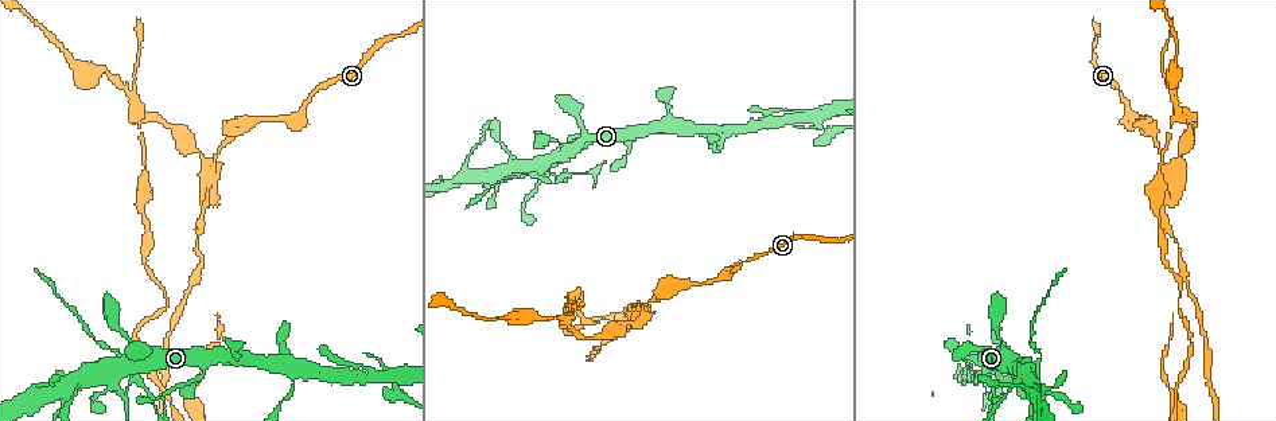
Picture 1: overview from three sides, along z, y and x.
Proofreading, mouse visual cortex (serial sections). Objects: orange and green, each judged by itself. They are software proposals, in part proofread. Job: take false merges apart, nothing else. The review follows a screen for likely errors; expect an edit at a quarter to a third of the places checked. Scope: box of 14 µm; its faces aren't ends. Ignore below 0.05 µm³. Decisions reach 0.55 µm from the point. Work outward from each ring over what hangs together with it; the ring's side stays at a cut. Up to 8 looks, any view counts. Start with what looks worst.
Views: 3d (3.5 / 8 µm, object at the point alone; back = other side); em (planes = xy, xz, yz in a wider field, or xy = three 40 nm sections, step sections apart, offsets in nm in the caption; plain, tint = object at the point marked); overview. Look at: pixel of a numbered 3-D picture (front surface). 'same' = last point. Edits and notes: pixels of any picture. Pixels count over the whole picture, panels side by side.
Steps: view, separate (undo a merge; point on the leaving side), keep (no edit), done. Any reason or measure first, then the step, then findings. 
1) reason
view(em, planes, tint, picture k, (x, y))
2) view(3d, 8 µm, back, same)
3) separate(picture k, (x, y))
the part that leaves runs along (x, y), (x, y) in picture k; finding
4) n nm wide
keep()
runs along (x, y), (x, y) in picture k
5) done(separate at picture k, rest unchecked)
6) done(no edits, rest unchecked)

sharp bend
view(3d, 3.5 µm, picture 1, (1133, 117))

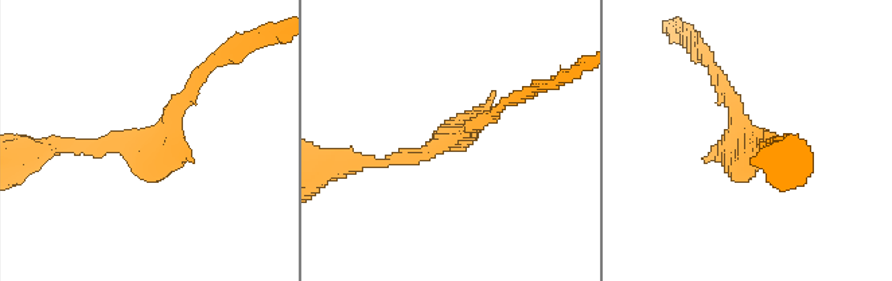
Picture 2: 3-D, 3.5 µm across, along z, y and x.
need the tissue
view(em, xy, step 5, tint, picture 2, (459, 133))

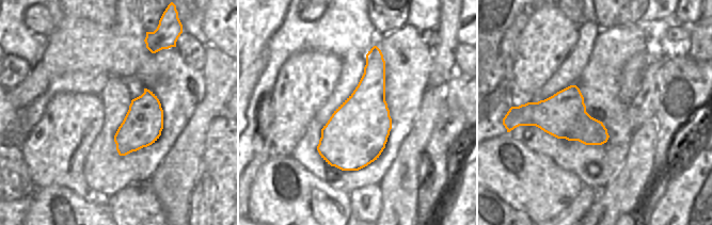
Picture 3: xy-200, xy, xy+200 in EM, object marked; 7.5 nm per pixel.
keep()
runs along (201, 74), (155, 152), (81, 144) in picture 2; one cell here

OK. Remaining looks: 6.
small branch off a trunk
view(3d, 3.5 µm, picture 1, (642, 311))

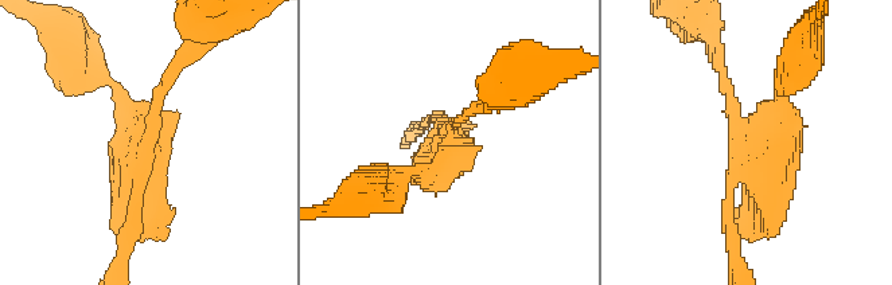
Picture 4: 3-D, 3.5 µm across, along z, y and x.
view(em, xy, step 3, tint, picture 4, (150, 137))

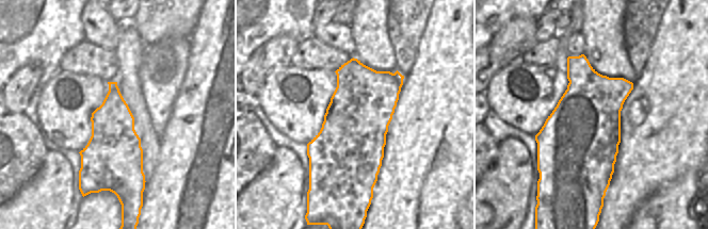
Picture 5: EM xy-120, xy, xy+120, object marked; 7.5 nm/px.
separate(picture 4, (741, 218))
the part that leaves runs along (747, 135), (782, 123), (799, 65) in picture 4; two cells meet here

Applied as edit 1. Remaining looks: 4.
thin arm on a thick one
view(3d, 8 µm, picture 1, (631, 145))

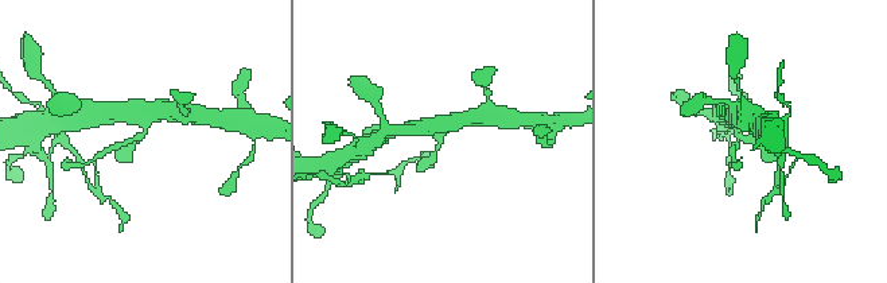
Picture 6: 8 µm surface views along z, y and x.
3 arms; arms of 150, 200, 400 nm; shape alone is not enough
view(em, xy, step 1, tint, picture 6, (140, 139))

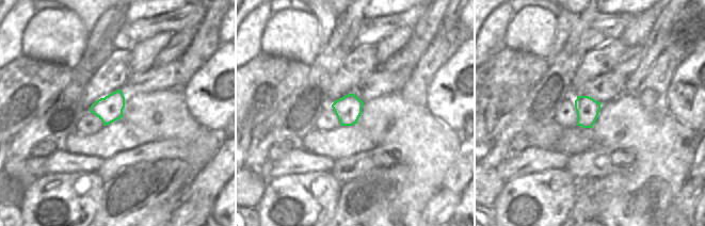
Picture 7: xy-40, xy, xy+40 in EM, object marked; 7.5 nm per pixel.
keep()
runs along (730, 111), (740, 138), (769, 156) in picture 6; continuous, no second cell

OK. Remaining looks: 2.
done(separate at picture 4, rest unchecked)

